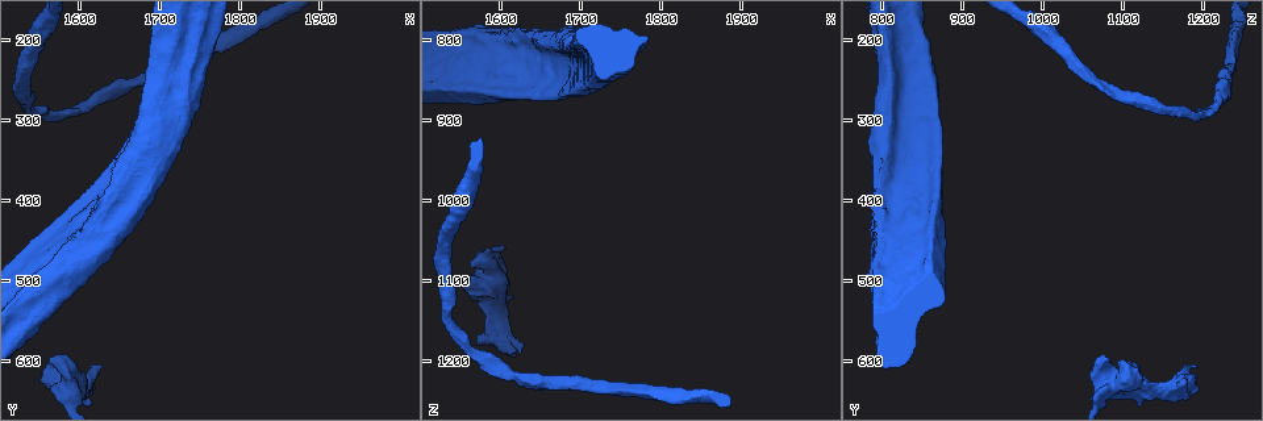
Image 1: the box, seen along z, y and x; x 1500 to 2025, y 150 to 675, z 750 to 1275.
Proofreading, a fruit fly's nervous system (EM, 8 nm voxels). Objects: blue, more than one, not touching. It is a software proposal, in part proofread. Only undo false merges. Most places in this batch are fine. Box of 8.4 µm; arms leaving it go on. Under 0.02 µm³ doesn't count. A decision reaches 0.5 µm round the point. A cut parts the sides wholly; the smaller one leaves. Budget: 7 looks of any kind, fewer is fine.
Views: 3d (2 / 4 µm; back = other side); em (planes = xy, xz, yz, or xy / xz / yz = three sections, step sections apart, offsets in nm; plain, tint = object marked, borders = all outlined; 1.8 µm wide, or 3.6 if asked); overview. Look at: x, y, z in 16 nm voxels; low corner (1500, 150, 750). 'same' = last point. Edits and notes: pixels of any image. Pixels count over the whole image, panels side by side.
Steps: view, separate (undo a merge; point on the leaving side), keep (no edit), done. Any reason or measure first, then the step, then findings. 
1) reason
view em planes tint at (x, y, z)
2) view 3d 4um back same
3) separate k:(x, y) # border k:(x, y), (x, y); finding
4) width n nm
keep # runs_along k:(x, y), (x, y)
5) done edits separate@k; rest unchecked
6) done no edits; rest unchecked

a fork
view 3d 2um at (1595, 625, 1095)

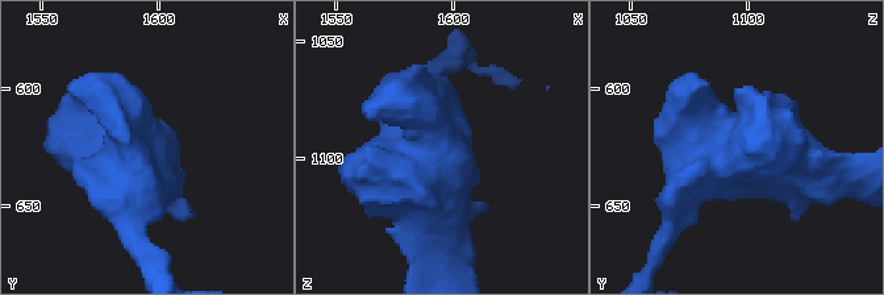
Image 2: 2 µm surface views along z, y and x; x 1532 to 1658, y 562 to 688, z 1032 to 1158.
now the EM
view em yz step 4 tint at (1591, 625, 1097)

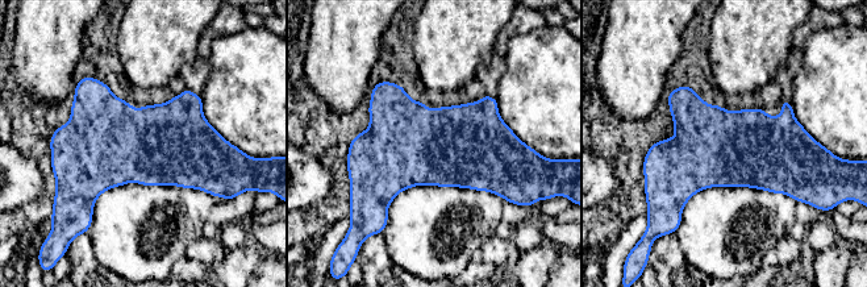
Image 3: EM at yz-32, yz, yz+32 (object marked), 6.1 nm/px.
keep # continuous, no second cell

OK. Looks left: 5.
sudden change in width
view em 3.6um planes plain at (1545, 485, 840)

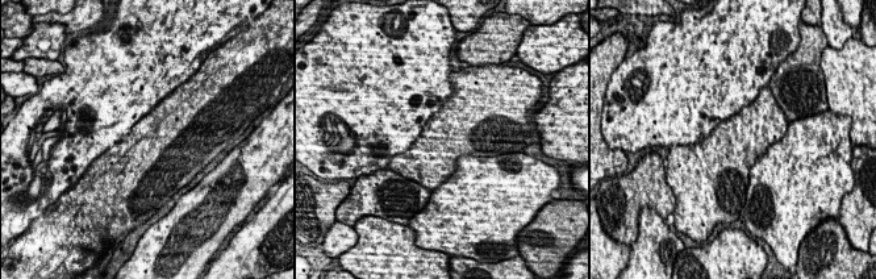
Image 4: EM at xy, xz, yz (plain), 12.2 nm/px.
view em 3.6um planes borders same

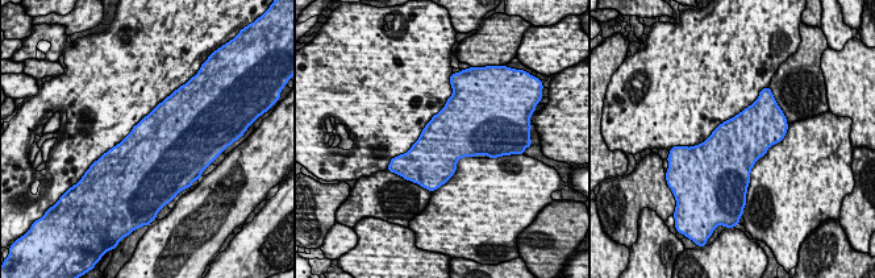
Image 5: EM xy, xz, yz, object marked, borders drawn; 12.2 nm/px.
keep # all the same cell

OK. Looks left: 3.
sudden change in width
view em 3.6um planes tint at (1670, 305, 875)

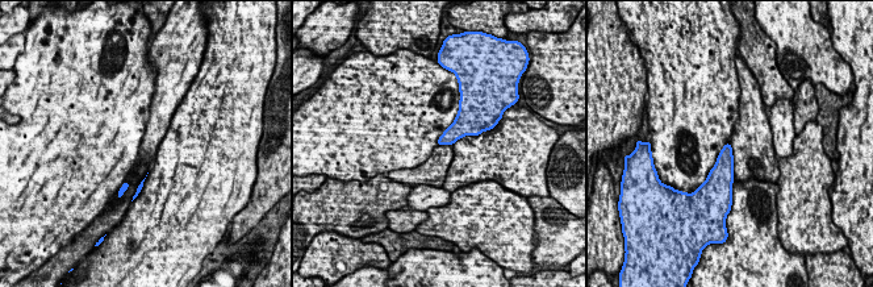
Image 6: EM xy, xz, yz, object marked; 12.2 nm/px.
keep # one cell here

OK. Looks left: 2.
done no edits; rest unchecked

